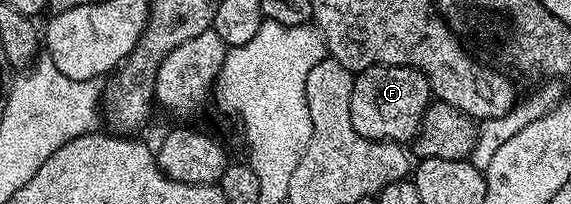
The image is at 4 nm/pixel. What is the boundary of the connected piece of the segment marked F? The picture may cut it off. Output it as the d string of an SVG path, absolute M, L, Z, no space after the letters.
M371 66L359 71L352 83L350 95L350 120L354 124L354 132L358 132L371 142L411 143L422 124L422 116L428 111L433 98L428 77L409 66Z

